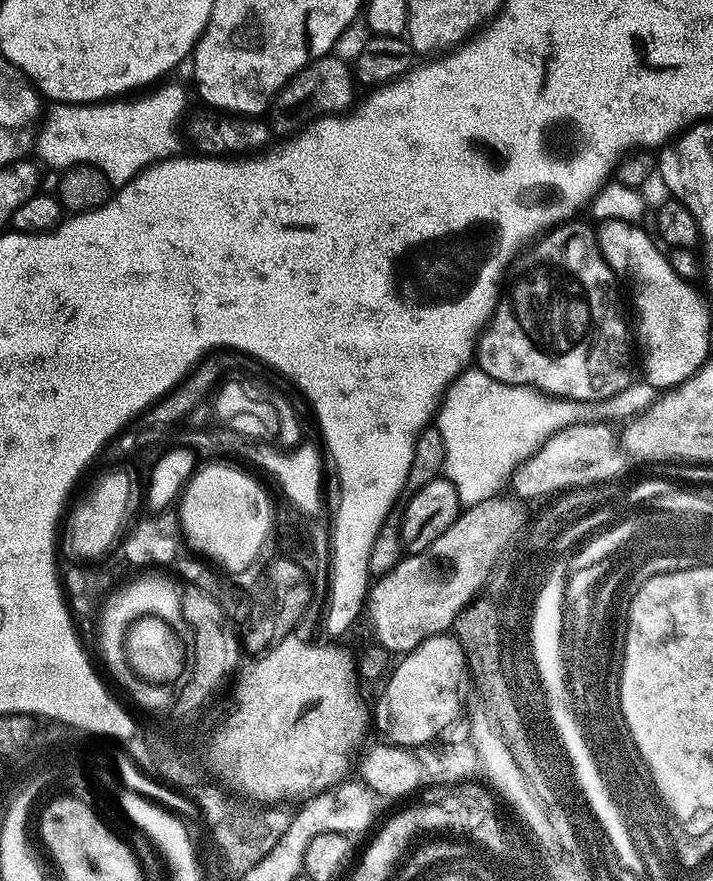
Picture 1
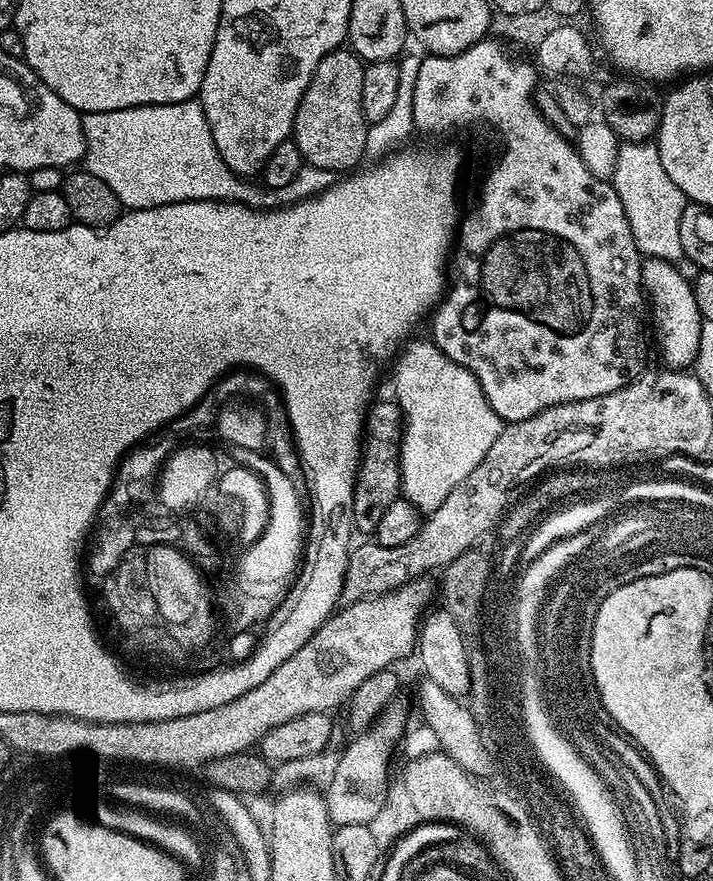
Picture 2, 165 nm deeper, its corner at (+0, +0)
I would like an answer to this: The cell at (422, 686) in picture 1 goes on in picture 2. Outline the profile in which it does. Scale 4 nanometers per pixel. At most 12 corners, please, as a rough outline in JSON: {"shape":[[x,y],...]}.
{"shape":[[393,702],[340,754],[326,789],[333,825],[369,825],[409,724]]}

